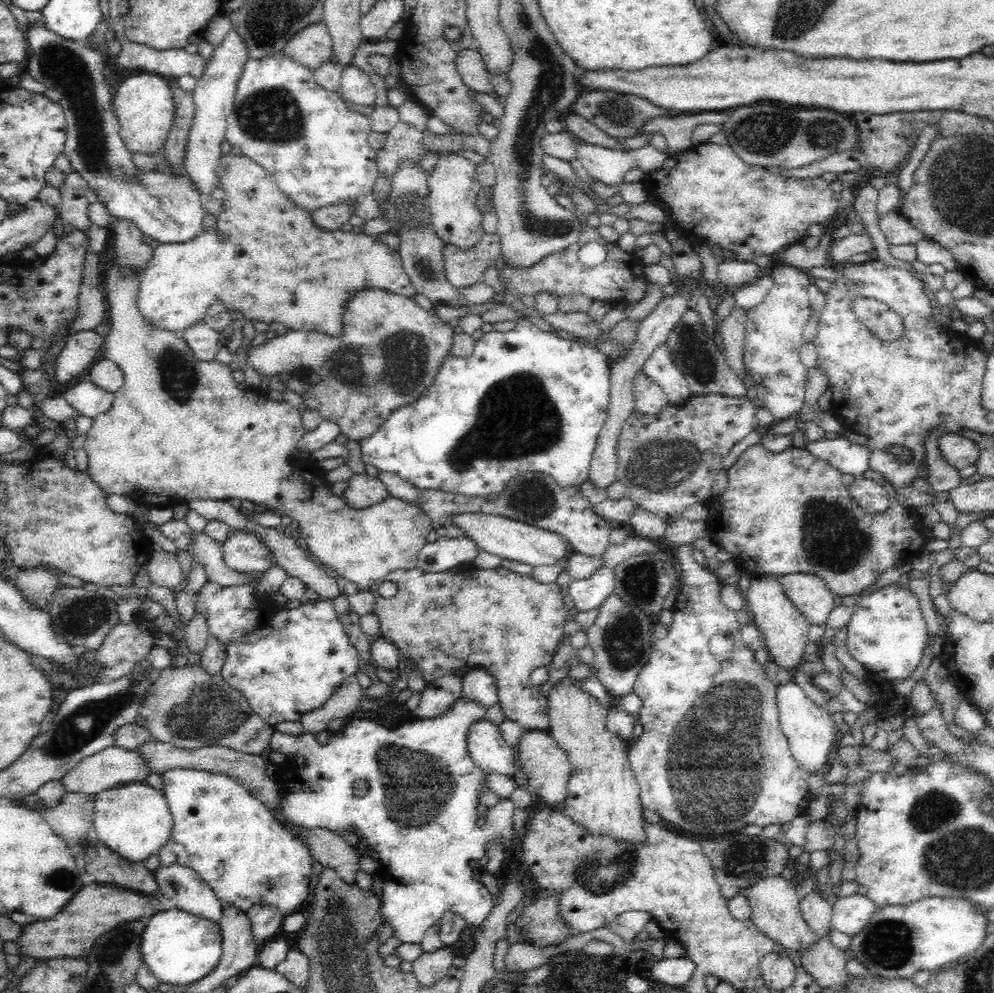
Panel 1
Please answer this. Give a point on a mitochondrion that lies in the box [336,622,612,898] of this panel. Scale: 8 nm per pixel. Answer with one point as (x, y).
(422, 800)

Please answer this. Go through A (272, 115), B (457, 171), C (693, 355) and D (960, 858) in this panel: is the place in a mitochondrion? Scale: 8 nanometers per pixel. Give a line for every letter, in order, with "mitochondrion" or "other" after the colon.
A: mitochondrion
B: other
C: mitochondrion
D: mitochondrion

